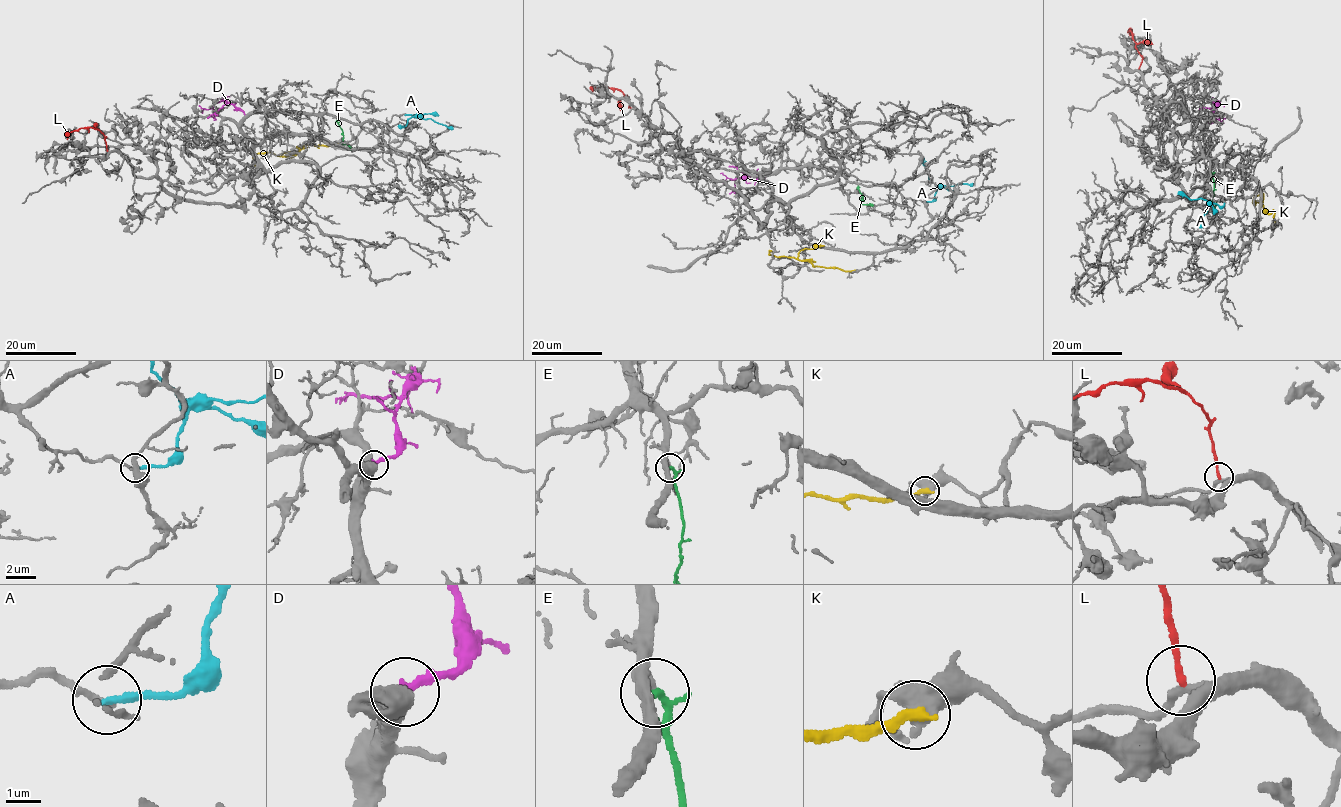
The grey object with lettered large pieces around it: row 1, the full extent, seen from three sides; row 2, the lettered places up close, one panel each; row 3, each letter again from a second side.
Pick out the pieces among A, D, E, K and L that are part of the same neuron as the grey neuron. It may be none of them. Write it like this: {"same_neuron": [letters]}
{"same_neuron": ["E"]}

